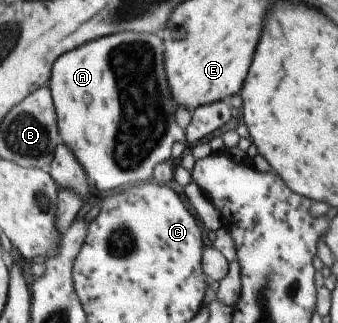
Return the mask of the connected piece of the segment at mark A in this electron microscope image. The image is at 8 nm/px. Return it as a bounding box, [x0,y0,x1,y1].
[48,31,188,193]

